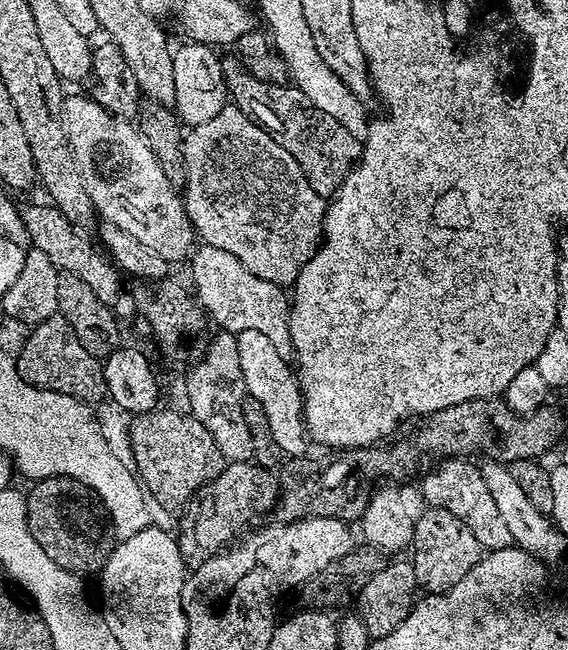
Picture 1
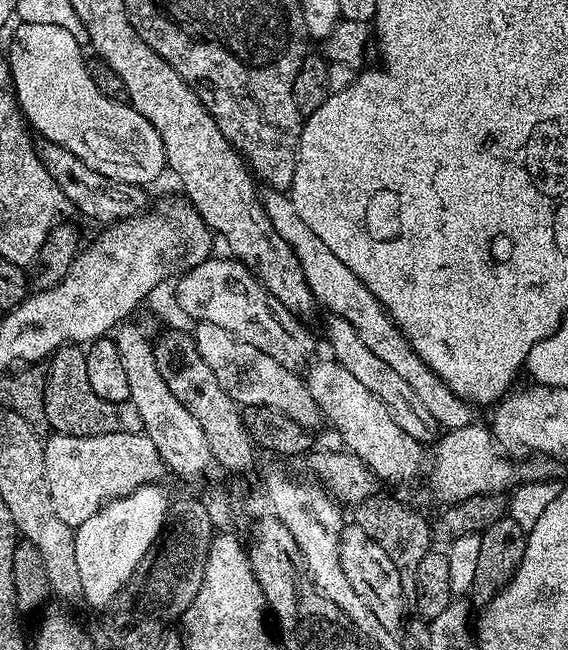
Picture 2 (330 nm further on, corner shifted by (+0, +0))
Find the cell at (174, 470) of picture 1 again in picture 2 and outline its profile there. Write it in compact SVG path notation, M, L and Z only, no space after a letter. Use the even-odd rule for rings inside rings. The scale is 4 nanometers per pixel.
M65 344L56 349L47 365L48 381L44 384L44 409L48 428L62 436L97 436L115 432L138 432L143 429L138 407L129 399L106 402L94 394L86 378L86 351L75 344Z

